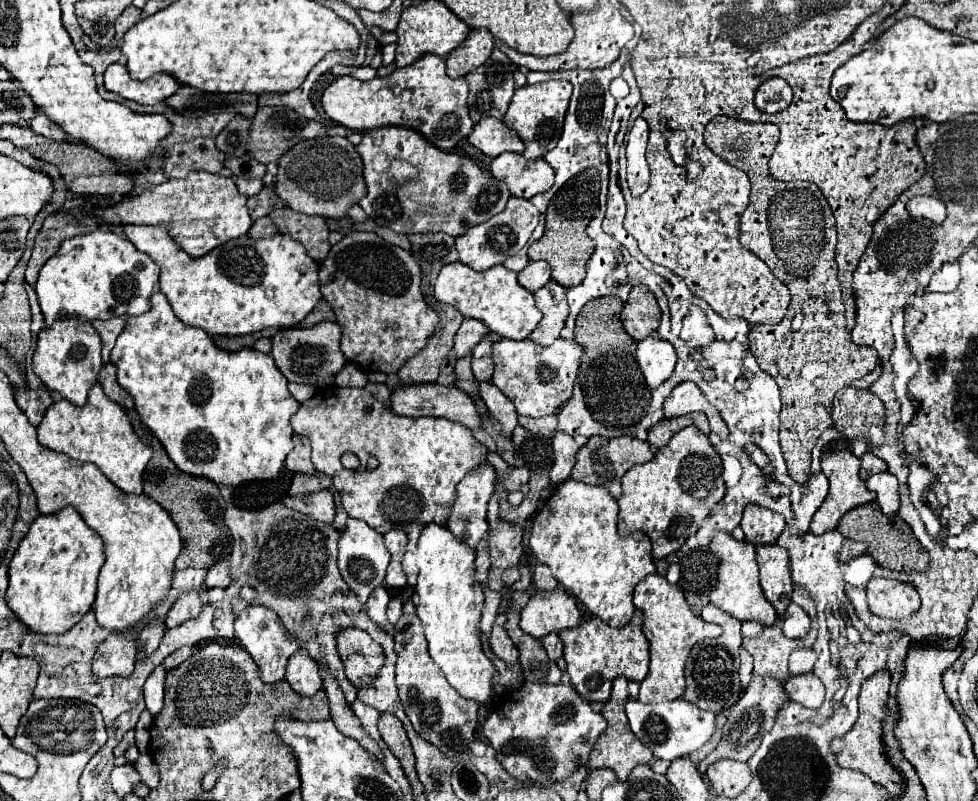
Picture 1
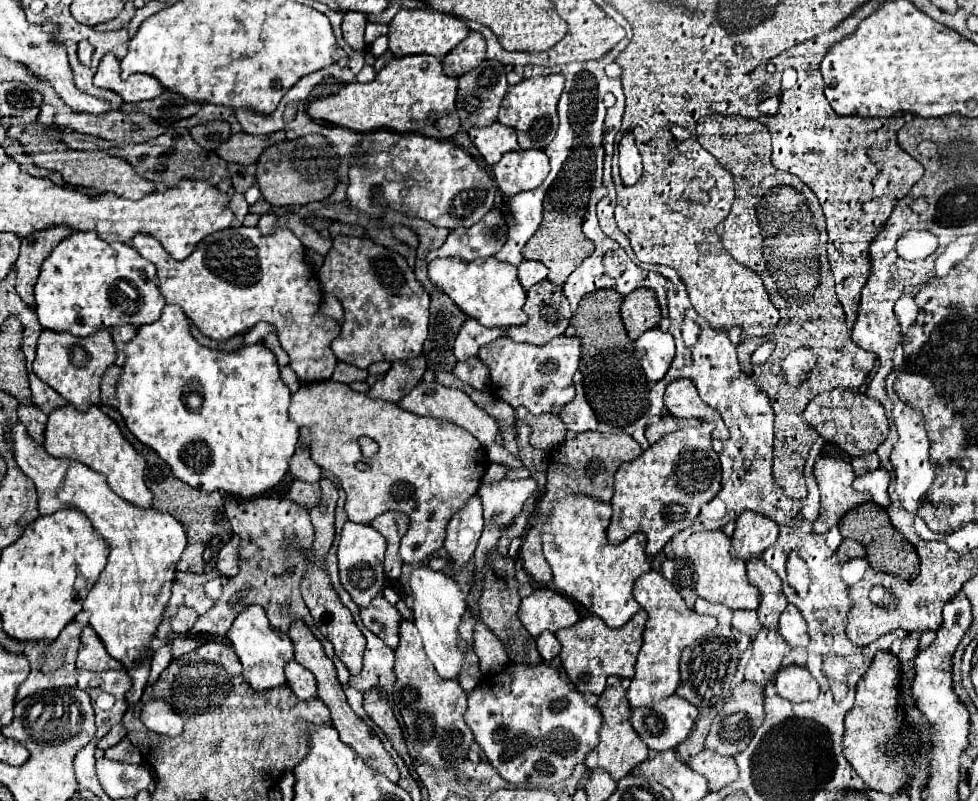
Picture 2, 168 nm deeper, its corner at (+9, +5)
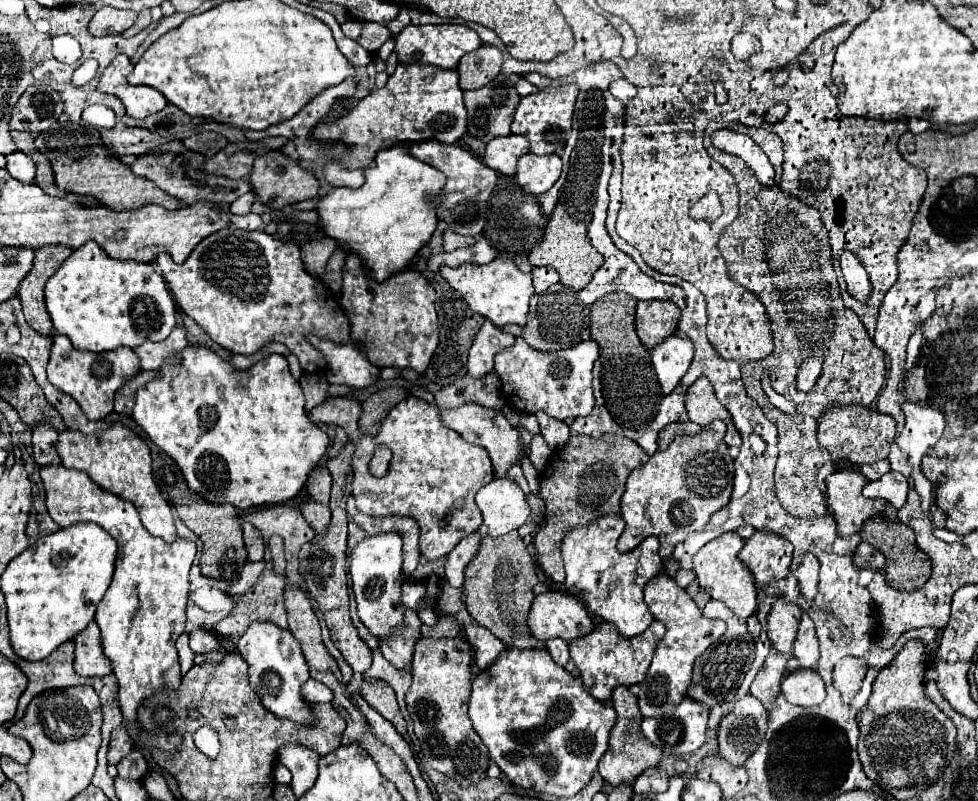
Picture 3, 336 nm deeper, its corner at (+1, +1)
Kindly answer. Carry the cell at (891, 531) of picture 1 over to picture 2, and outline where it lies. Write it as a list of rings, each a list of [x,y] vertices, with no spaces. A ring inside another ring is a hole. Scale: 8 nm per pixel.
[[[874,502],[860,504],[860,506],[848,510],[848,514],[838,522],[838,528],[844,538],[852,538],[866,548],[866,552],[868,552],[866,558],[874,570],[892,572],[892,574],[902,576],[906,580],[912,580],[918,576],[920,560],[918,560],[914,546],[892,526],[892,522],[882,506],[878,506]]]

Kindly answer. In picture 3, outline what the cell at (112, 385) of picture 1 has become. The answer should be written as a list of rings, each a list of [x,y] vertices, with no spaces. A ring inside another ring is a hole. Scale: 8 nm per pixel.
[[[142,372],[138,374],[136,378],[132,378],[130,382],[126,382],[118,394],[116,394],[116,400],[114,400],[114,410],[120,412],[120,414],[126,414],[130,416],[132,414],[132,408],[134,408],[134,402],[136,402],[136,390],[146,386],[150,380],[156,380],[160,374],[158,372]]]

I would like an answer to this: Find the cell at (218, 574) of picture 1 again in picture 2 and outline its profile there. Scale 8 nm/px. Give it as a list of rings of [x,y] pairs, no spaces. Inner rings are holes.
[[[232,536],[232,540],[220,550],[218,560],[216,560],[218,574],[228,576],[228,578],[236,576],[236,572],[238,572],[238,544],[240,544],[240,538]]]

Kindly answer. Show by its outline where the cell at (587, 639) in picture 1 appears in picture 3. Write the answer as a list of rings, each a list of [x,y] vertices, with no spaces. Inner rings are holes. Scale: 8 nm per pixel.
[[[654,620],[652,626],[648,626],[642,634],[638,634],[630,640],[622,638],[610,622],[602,622],[586,638],[578,638],[578,640],[570,642],[568,650],[570,650],[570,658],[574,660],[574,664],[580,672],[586,692],[592,694],[600,702],[608,702],[612,698],[612,690],[616,686],[620,686],[620,684],[632,686],[632,684],[640,684],[644,680],[662,636],[664,636],[664,624],[658,620]]]

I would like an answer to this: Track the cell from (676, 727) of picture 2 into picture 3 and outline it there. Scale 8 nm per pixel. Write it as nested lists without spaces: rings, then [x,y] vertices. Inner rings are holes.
[[[684,698],[668,718],[644,718],[642,734],[666,754],[690,754],[706,740],[708,708],[692,698]]]

